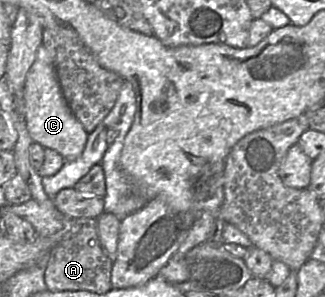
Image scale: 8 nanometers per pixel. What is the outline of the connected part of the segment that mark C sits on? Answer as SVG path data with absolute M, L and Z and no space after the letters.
M41 45L22 90L27 131L33 142L58 152L66 161L79 157L88 139L88 133L75 118L61 91L55 67L48 51Z

